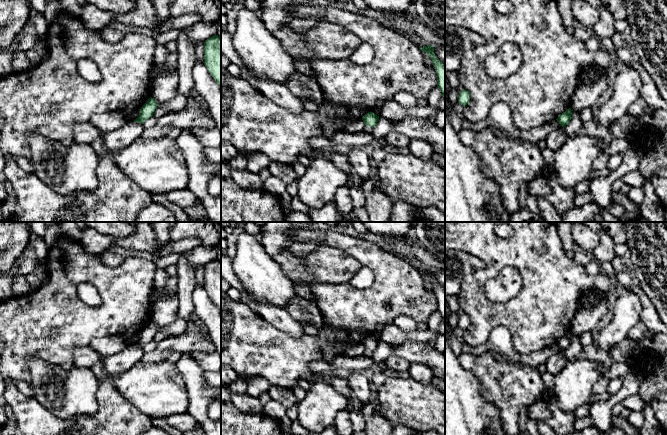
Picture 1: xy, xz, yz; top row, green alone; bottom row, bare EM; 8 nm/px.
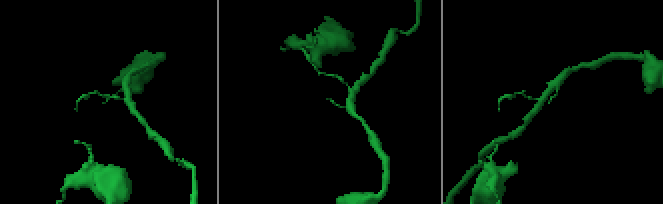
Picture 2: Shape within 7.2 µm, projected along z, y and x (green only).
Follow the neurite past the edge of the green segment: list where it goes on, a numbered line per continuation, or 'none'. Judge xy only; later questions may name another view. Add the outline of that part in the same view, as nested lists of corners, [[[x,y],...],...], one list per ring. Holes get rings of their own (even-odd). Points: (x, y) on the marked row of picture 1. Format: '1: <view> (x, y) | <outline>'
none

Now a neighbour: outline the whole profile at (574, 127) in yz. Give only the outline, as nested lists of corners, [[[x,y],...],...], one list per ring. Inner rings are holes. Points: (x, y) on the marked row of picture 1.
[[[576,113],[570,122],[562,130],[568,137],[573,137],[583,131],[583,122],[578,113]]]

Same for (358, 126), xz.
[[[357,120],[357,121],[352,121],[352,122],[348,122],[345,124],[343,130],[354,130],[356,132],[361,132],[364,131],[365,129],[365,124],[363,122],[363,120]]]

